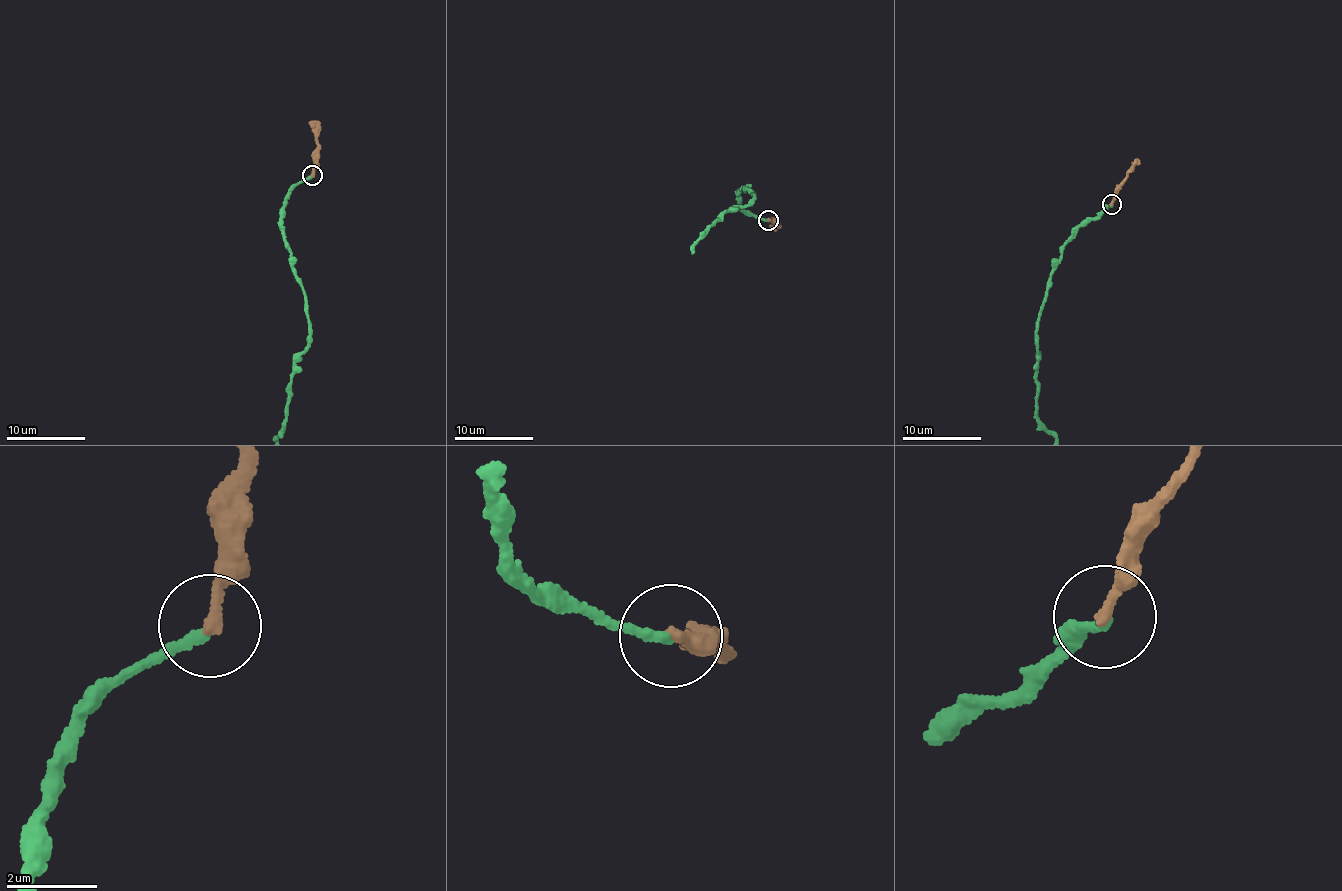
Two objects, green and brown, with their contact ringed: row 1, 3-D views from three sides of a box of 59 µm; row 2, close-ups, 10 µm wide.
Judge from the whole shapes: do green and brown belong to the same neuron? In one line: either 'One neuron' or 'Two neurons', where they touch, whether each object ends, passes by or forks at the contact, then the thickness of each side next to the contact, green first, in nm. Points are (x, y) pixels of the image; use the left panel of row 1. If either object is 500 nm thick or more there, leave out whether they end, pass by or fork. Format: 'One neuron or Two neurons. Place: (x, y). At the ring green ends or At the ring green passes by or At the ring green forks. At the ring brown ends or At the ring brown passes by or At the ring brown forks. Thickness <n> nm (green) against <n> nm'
Two neurons. Place: (312, 175). At the ring green ends. At the ring brown ends. Thickness 220 nm (green) against 240 nm

